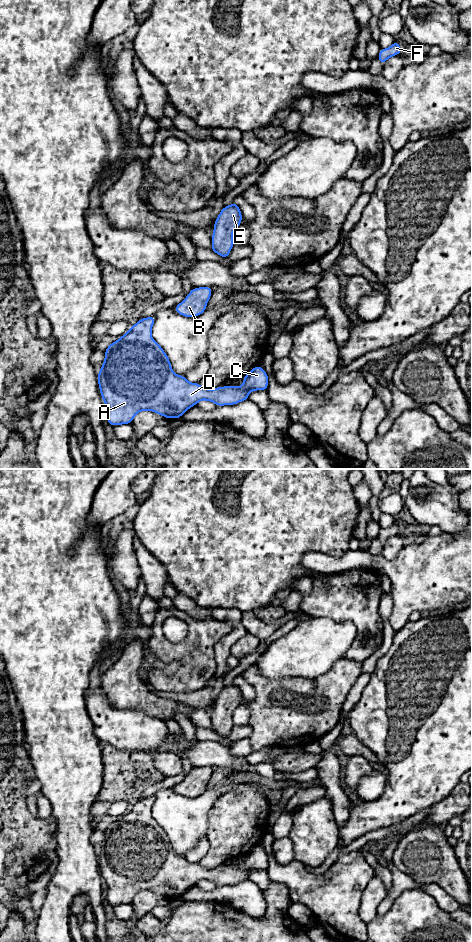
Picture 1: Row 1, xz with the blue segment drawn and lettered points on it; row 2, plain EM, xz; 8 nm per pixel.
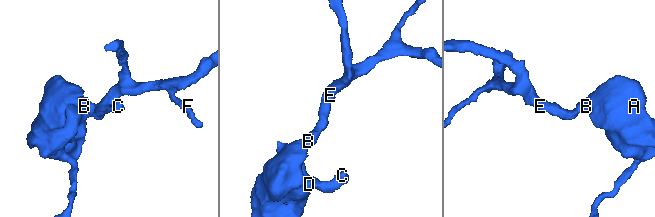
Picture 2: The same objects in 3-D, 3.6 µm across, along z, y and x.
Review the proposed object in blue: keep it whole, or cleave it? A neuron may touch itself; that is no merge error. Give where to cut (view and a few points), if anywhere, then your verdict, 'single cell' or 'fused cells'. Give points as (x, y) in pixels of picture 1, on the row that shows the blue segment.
no cut; single cell

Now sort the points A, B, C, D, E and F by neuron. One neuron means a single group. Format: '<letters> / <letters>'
A B C D E F

